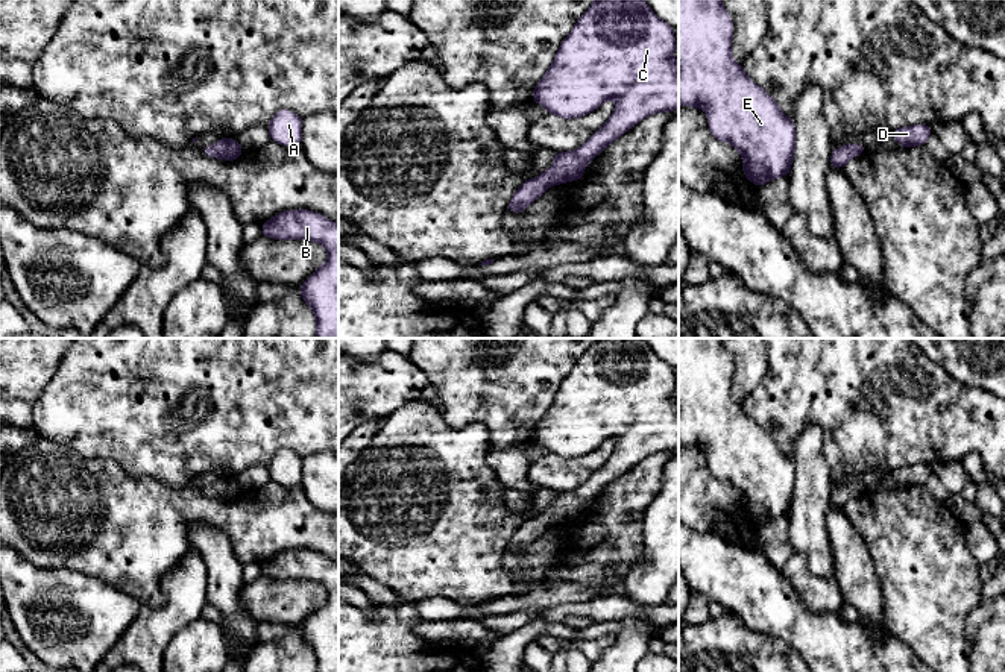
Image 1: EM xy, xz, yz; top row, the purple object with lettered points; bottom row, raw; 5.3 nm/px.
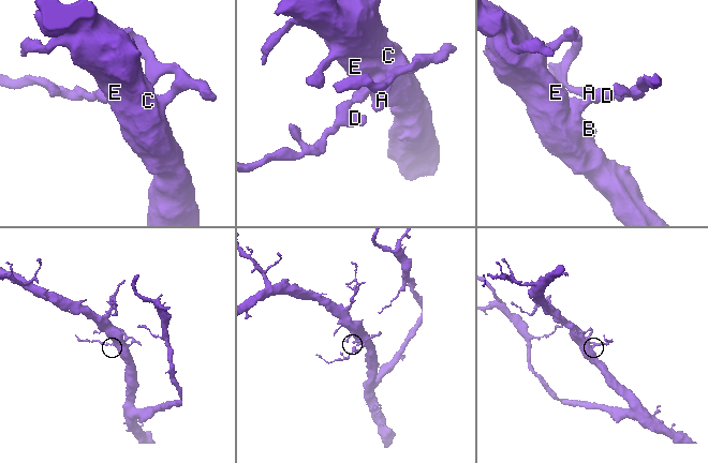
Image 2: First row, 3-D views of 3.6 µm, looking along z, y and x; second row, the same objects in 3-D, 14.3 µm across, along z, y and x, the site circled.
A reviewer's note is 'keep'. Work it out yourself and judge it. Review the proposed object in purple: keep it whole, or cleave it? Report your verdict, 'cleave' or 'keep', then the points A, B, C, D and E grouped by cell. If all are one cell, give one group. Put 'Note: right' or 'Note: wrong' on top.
Note: right
keep | A B C D E

